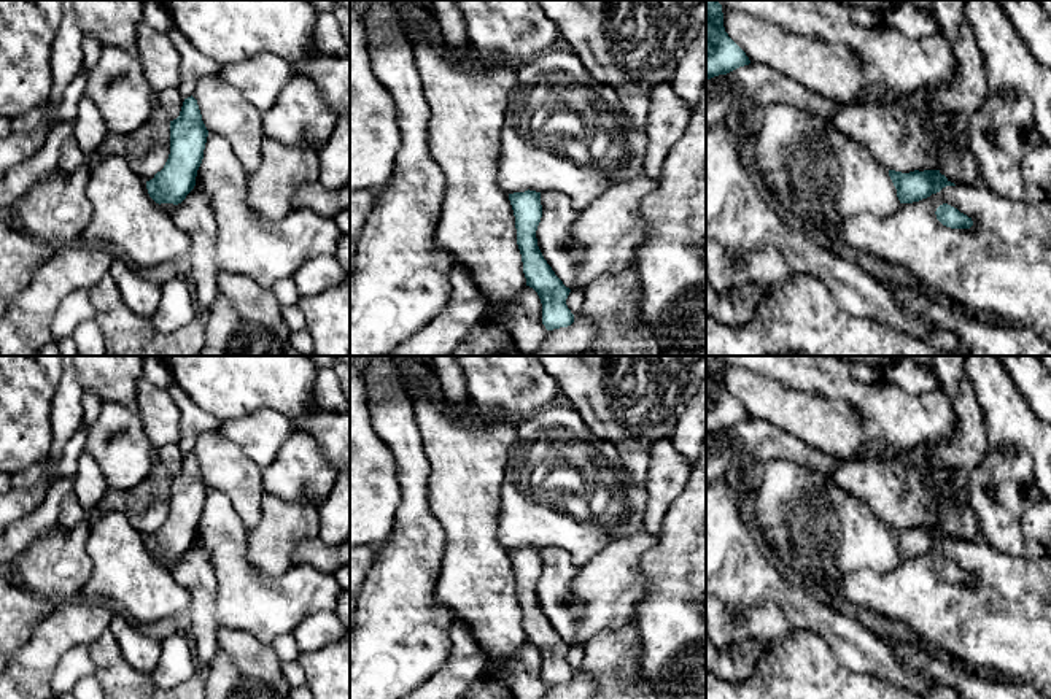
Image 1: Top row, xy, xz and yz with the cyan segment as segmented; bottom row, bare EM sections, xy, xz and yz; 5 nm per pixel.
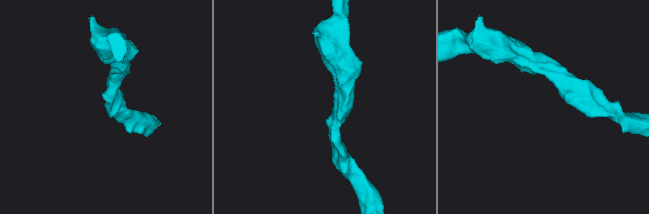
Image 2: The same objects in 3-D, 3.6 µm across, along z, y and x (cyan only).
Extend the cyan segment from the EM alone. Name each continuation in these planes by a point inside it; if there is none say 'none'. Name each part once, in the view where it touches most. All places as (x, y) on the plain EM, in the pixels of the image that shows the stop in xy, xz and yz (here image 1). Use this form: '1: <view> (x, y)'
none

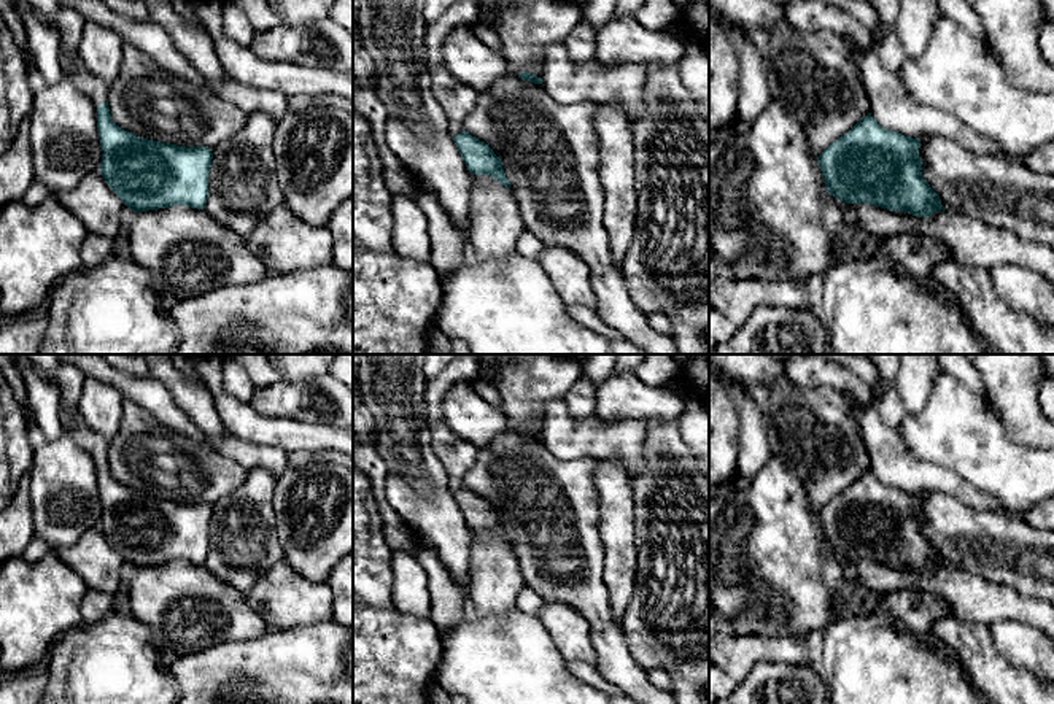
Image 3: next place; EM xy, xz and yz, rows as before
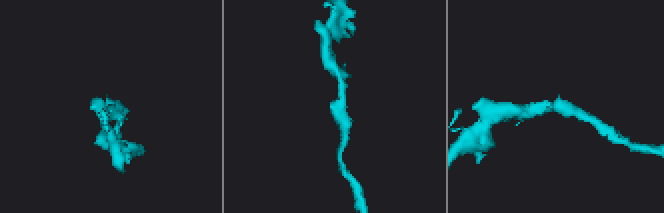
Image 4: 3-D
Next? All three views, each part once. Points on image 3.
1: xy (83, 436)

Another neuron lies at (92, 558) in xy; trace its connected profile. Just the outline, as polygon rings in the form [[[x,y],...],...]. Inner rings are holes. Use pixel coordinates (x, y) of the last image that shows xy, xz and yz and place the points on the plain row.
[[[100,528],[87,529],[75,545],[59,548],[57,555],[86,582],[89,590],[110,594],[118,591],[124,559]]]

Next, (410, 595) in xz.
[[[402,550],[391,555],[394,607],[417,618],[429,618],[431,593],[428,575],[418,559]]]

